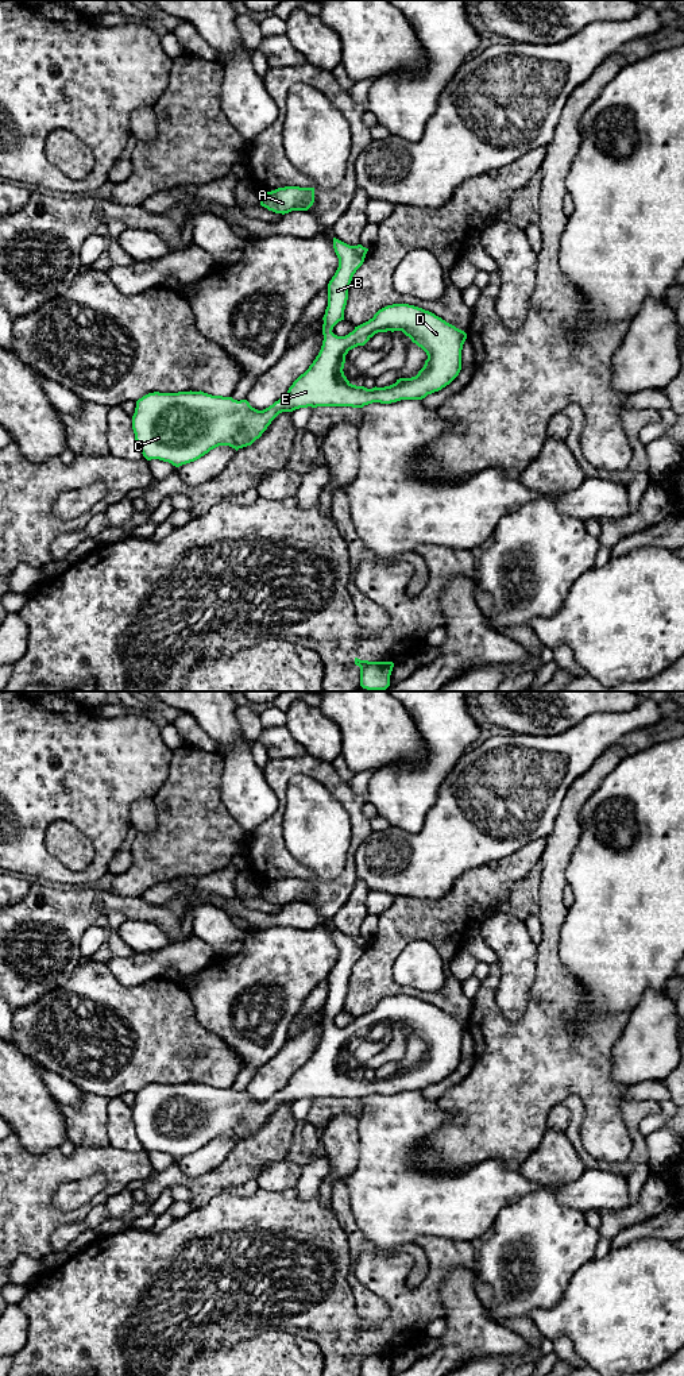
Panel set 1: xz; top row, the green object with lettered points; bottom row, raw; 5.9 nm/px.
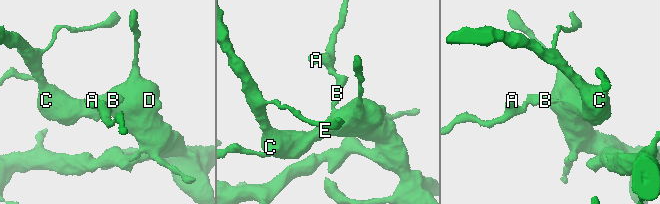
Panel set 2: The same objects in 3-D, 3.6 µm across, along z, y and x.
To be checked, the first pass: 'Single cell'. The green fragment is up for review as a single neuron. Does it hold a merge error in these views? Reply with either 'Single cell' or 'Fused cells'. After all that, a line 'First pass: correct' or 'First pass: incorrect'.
Single cell
First pass: correct

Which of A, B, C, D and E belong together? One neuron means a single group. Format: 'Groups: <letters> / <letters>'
Groups: A B C D E

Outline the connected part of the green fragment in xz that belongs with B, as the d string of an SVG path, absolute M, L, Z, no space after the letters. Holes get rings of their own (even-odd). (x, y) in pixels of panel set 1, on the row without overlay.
M333 929L333 940L339 949L339 959L328 975L328 998L322 1009L322 1037L309 1060L293 1074L283 1088L263 1102L252 1099L247 1091L237 1092L232 1088L212 1087L201 1082L154 1083L143 1087L136 1092L132 1121L136 1136L147 1152L159 1150L179 1159L200 1150L219 1137L229 1137L236 1142L251 1137L282 1103L293 1103L308 1098L363 1099L372 1094L391 1095L401 1091L422 1091L428 1086L441 1082L459 1067L461 1041L467 1025L422 999L409 995L387 997L345 1028L337 1028L332 1024L333 1018L344 1011L352 968L363 956L368 943L362 936L349 937L336 929ZM387 1022L402 1022L413 1034L421 1038L428 1047L424 1059L416 1068L399 1069L395 1075L384 1079L367 1080L352 1076L343 1063L345 1047L349 1041L364 1037L375 1025Z

